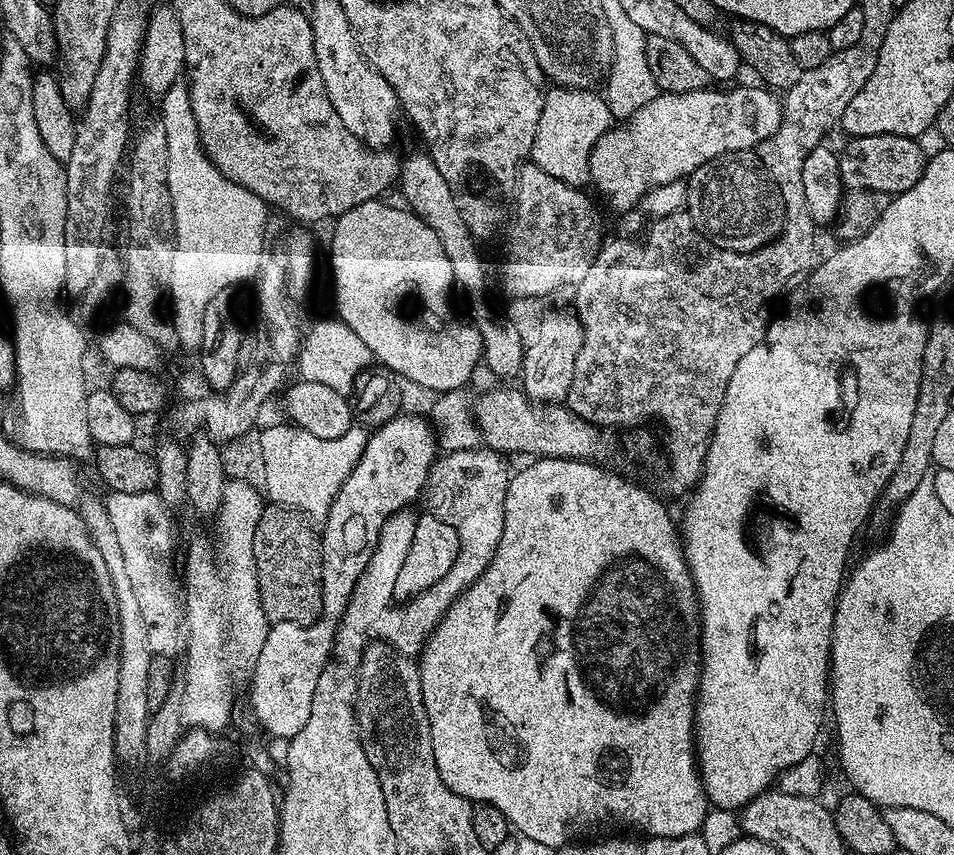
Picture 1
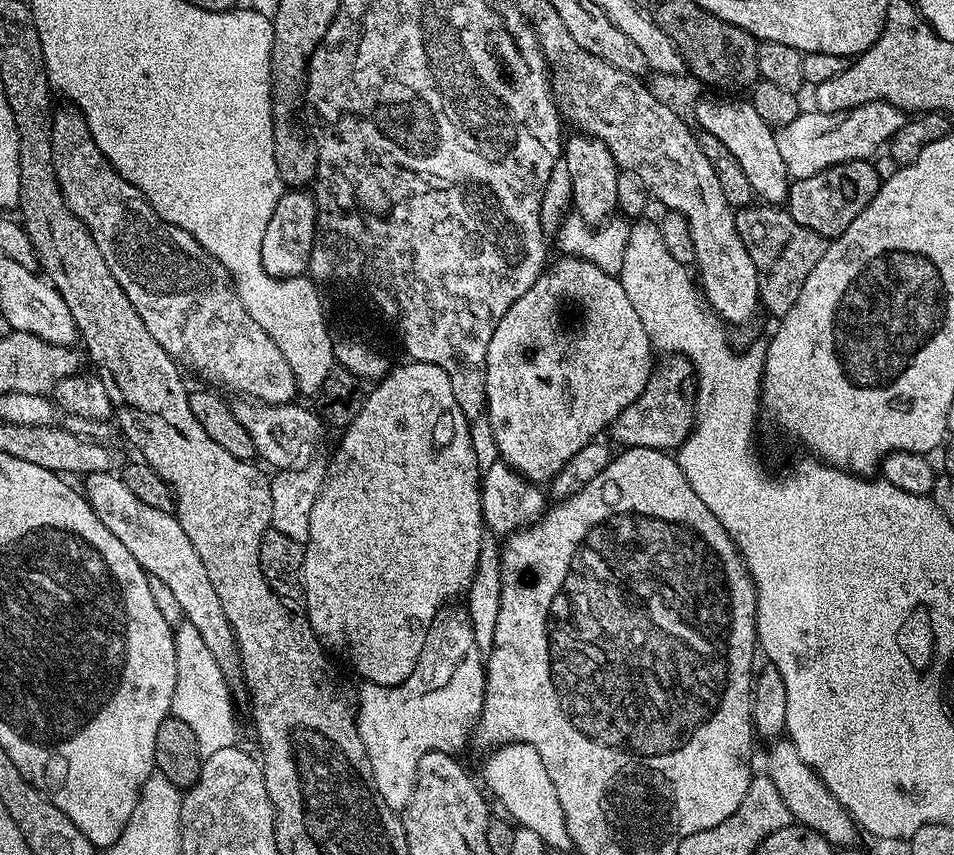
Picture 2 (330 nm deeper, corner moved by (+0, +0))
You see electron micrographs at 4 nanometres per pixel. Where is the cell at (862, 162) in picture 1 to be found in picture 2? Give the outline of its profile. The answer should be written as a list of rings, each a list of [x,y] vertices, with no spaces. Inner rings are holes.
[[[871,159],[851,160],[830,166],[811,178],[792,180],[788,186],[786,209],[794,221],[807,230],[814,230],[823,238],[840,236],[878,194],[882,175],[872,163]]]

